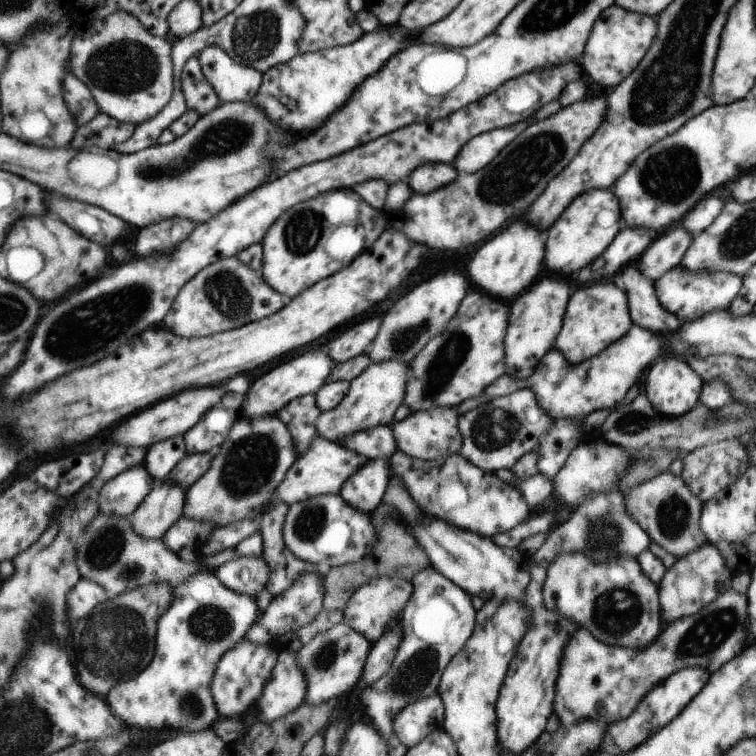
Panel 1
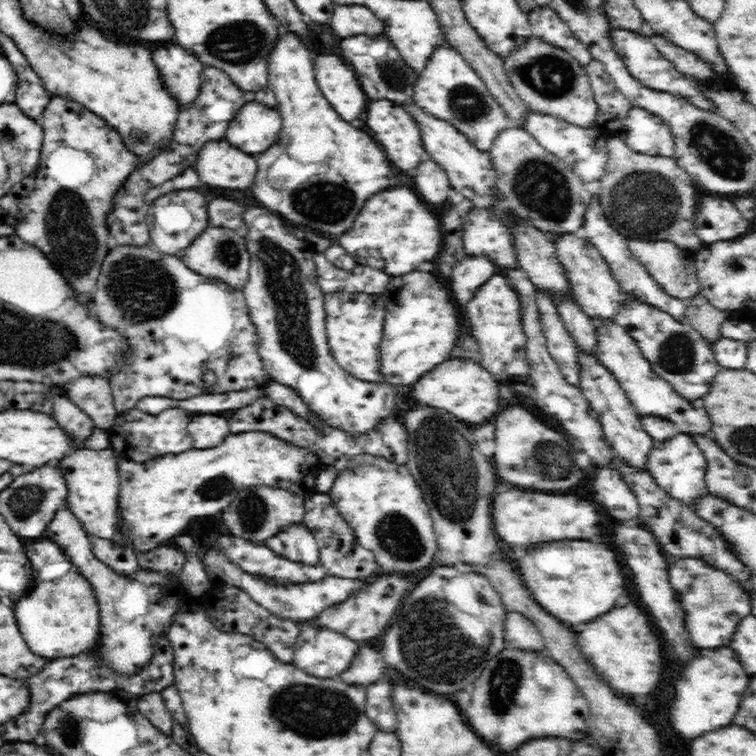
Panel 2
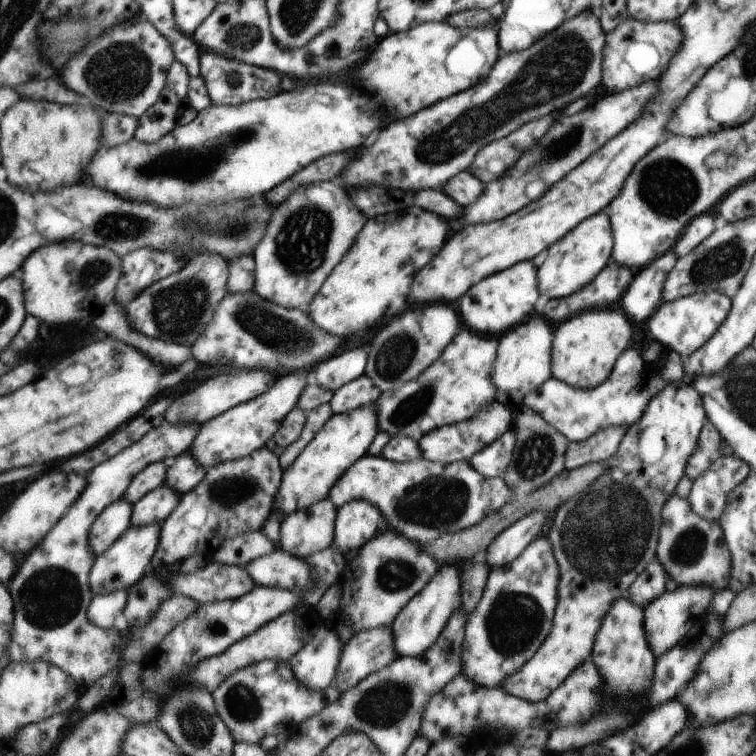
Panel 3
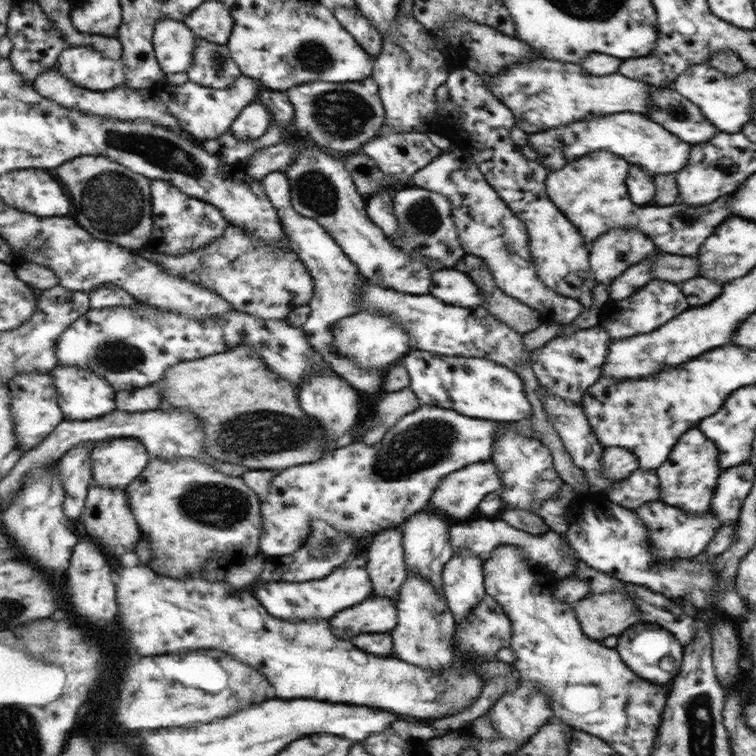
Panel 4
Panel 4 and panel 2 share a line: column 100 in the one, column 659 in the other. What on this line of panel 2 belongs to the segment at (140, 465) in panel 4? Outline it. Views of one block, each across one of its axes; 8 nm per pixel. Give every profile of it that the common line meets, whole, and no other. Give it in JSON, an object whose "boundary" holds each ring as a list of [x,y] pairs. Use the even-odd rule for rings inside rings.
{"boundary":[[[678,433],[670,441],[655,442],[655,449],[648,458],[648,466],[648,472],[656,479],[656,483],[672,498],[685,505],[693,506],[698,498],[706,498],[711,494],[706,482],[708,459],[692,435]]]}

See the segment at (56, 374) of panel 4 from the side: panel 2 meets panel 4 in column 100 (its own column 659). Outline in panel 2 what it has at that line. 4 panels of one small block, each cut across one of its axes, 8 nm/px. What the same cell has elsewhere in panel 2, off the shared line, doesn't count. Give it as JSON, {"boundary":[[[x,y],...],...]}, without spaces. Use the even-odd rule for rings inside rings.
{"boundary":[[[596,322],[598,327],[598,350],[596,358],[602,363],[618,382],[619,388],[626,393],[627,400],[634,405],[636,412],[642,416],[658,416],[674,424],[675,429],[682,434],[693,434],[701,438],[712,438],[712,418],[704,408],[692,404],[692,400],[682,397],[668,380],[660,377],[648,359],[644,358],[638,343],[632,338],[625,327],[616,322]]]}

